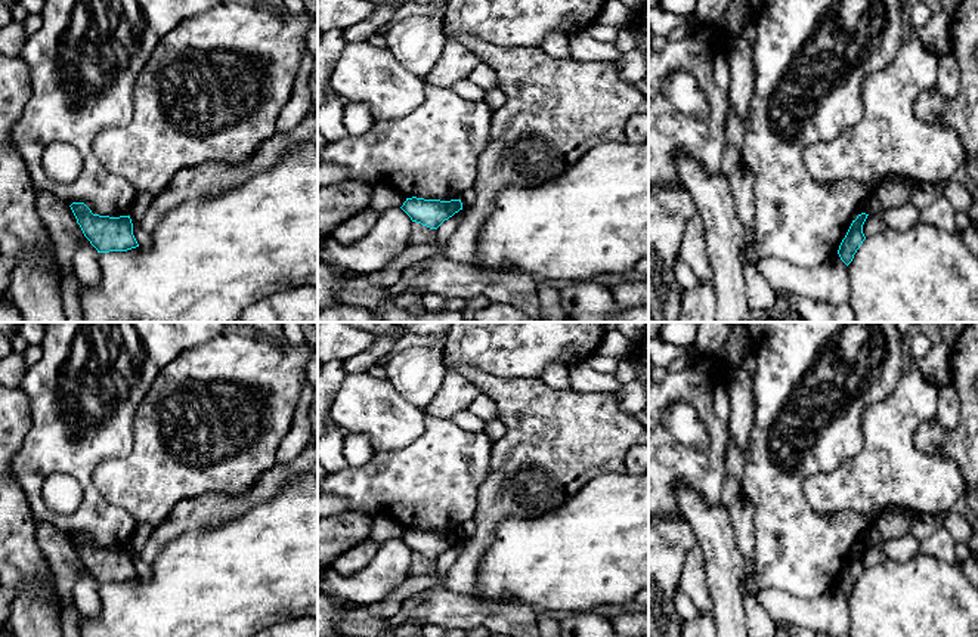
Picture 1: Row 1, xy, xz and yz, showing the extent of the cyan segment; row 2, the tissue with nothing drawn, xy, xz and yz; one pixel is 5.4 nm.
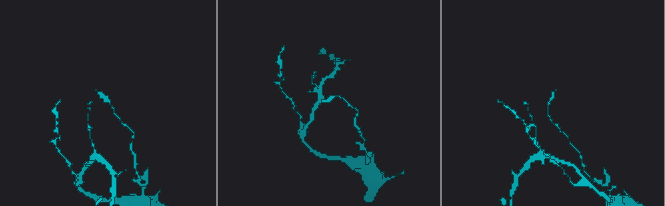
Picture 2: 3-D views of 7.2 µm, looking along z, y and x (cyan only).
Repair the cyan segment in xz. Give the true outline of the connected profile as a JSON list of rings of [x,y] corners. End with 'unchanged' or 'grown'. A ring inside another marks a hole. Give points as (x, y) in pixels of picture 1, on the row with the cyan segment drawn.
[[[406,198],[400,207],[412,222],[430,229],[437,229],[445,220],[462,210],[461,200],[440,201],[424,198]]] | unchanged

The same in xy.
[[[72,202],[71,210],[84,236],[98,253],[127,251],[139,247],[130,216],[109,217],[93,214],[84,202]]] | unchanged

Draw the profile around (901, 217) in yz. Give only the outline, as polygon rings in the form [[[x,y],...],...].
[[[910,201],[900,207],[885,208],[880,216],[886,228],[906,231],[919,223],[920,210]]]

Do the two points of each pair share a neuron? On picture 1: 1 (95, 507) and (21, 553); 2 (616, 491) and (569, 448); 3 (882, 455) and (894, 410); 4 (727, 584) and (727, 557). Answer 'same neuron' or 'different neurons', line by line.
1: different neurons
2: different neurons
3: same neuron
4: same neuron

